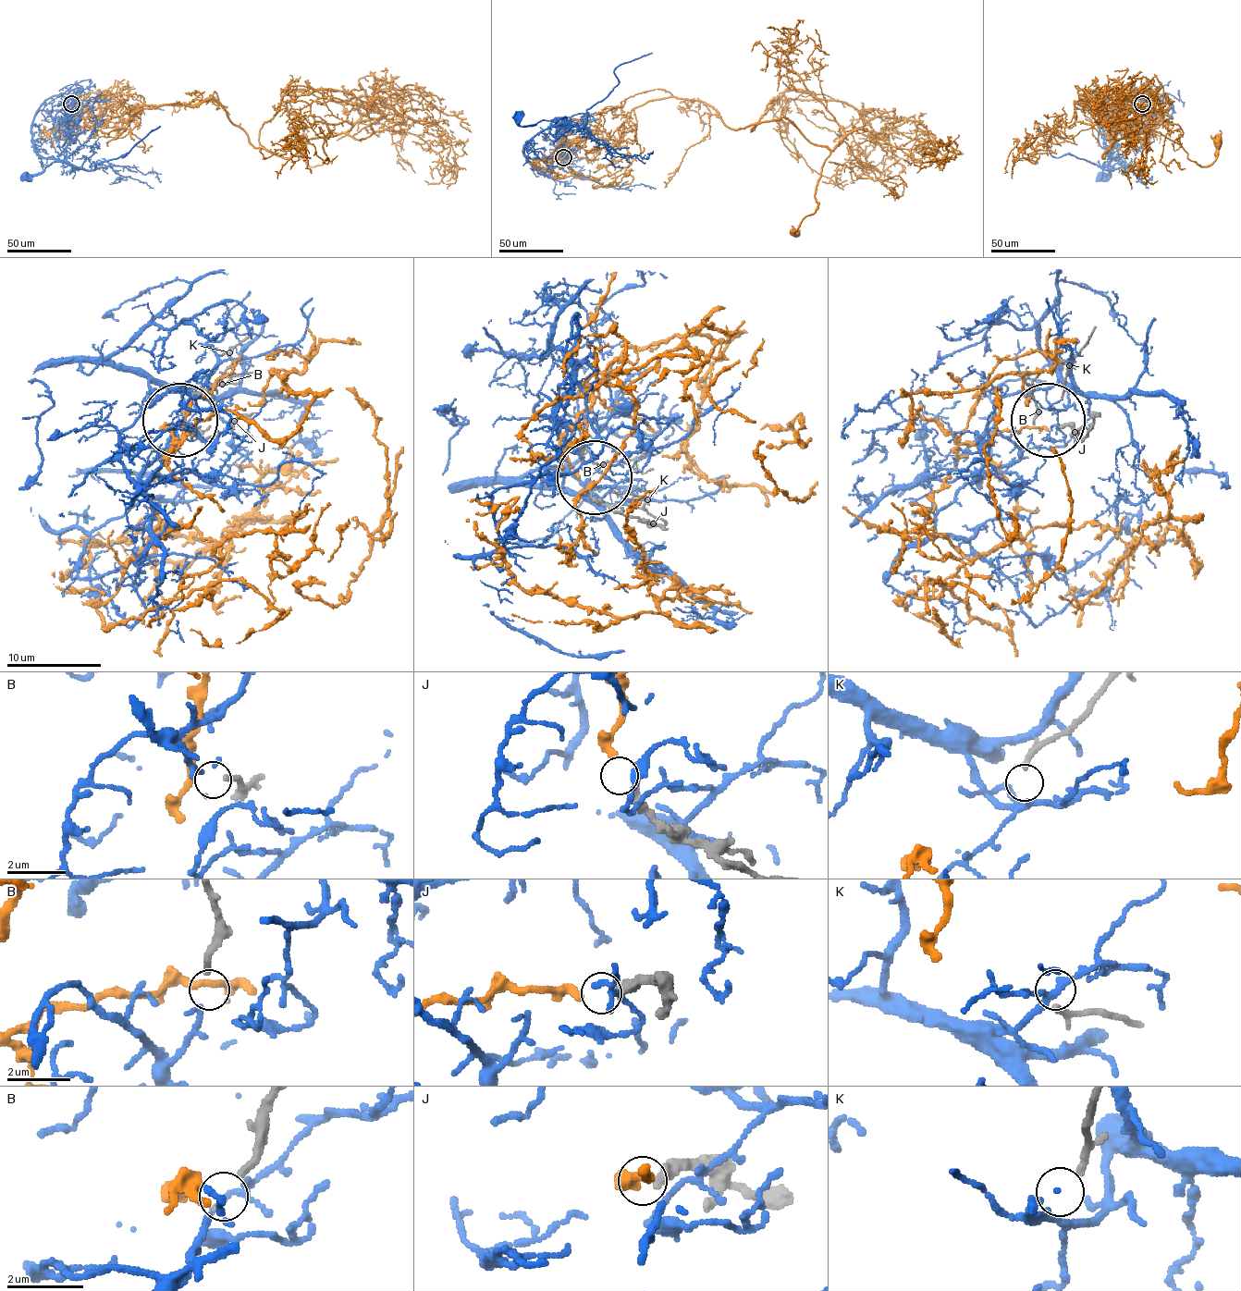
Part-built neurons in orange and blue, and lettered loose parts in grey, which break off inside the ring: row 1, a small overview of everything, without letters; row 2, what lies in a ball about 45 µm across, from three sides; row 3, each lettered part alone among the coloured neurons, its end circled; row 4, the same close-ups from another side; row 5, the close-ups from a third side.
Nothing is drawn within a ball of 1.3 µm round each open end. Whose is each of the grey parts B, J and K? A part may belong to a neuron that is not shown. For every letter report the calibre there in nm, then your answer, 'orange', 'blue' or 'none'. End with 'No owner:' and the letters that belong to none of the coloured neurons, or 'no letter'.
B: 50 nm | blue
J: 300 nm | orange
K: 130 nm | none
No owner: K

